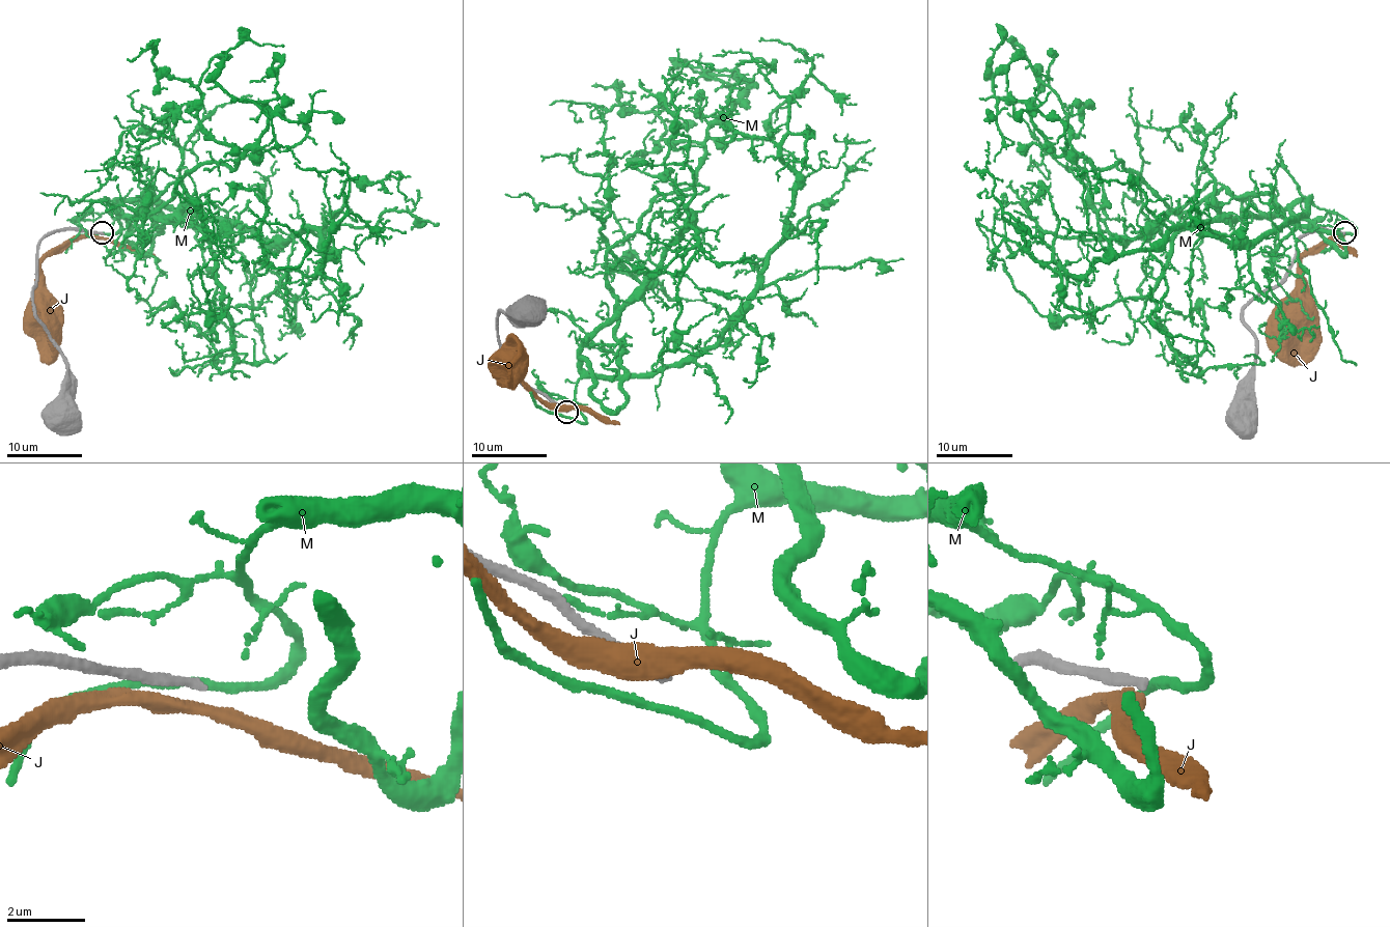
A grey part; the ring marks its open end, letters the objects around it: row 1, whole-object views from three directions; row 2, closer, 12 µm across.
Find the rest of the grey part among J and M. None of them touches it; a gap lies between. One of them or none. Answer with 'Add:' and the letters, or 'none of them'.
Add: none of them

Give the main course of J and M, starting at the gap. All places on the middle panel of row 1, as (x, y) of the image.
J: (566, 411), (555, 411), (505, 367), (505, 354), (509, 358)
M: (566, 416), (585, 422), (581, 378), (691, 363), (754, 288), (813, 67), (758, 40)

